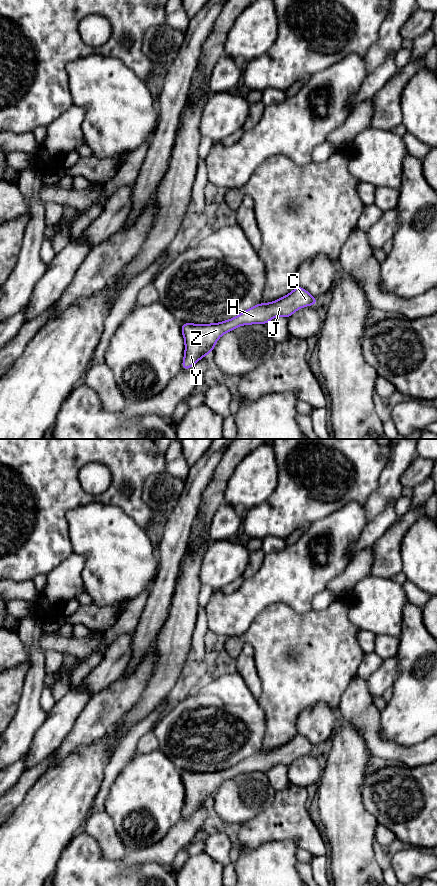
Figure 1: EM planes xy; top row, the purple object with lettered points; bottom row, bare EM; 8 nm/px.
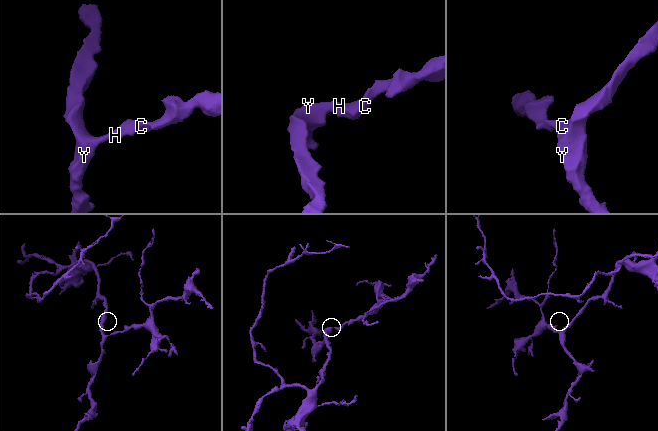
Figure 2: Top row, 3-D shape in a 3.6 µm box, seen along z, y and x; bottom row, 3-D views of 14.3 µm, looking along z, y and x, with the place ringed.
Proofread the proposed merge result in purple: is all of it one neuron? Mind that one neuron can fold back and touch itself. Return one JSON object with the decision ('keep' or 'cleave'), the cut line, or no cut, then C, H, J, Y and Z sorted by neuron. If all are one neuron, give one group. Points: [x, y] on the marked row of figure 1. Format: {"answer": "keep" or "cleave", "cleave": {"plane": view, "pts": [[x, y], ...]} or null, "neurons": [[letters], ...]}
{"answer": "keep", "cleave": null, "neurons": [["C", "H", "J", "Y", "Z"]]}

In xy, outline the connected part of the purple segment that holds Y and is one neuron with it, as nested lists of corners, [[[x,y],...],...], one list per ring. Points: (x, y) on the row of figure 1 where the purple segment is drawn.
[[[298,286],[281,299],[268,304],[259,303],[227,321],[202,325],[181,324],[185,340],[182,370],[188,370],[202,357],[210,354],[221,335],[240,325],[267,324],[275,316],[289,318],[296,310],[305,306],[317,305],[318,302],[304,288]]]

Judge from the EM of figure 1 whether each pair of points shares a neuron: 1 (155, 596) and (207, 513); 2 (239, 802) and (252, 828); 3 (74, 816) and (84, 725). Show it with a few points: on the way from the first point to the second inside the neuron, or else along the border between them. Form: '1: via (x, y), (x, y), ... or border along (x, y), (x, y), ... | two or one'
1: via (176, 575), (178, 573), (180, 552), (186, 534) | one
2: border along (268, 807), (240, 824) | two
3: border along (104, 737), (89, 745), (81, 745), (63, 760) | two

